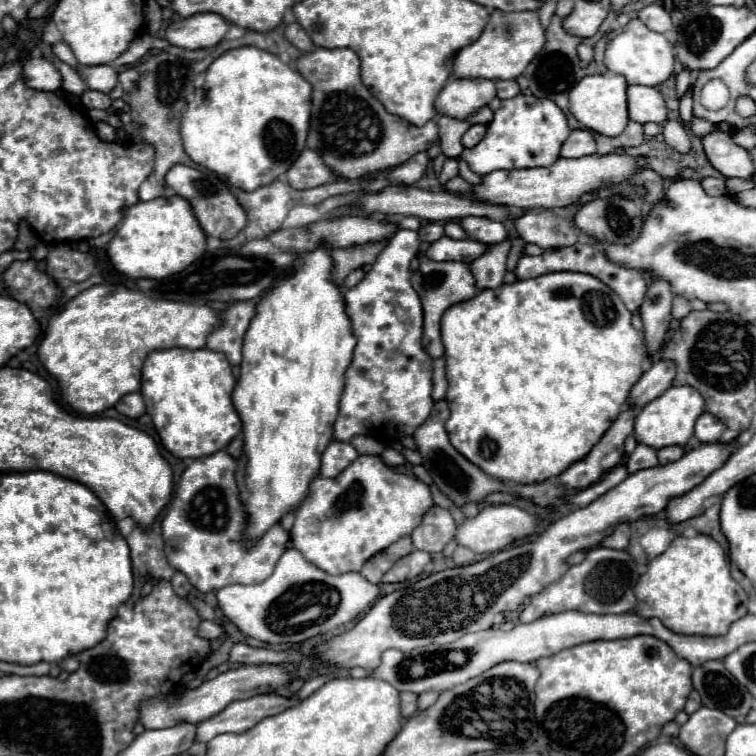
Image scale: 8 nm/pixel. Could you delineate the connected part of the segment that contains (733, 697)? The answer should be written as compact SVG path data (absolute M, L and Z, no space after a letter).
M720 660L696 666L692 670L692 684L704 706L722 710L732 718L744 716L752 710L752 694L726 670L726 666L722 666Z

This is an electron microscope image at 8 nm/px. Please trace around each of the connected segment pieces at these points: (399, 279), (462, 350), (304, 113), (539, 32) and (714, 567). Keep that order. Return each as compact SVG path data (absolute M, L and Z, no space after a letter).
M398 230L386 244L386 248L380 252L380 256L376 258L372 270L350 290L346 290L344 294L344 300L346 300L346 314L352 322L352 334L356 336L358 344L354 348L354 358L352 358L352 364L350 368L346 370L346 388L344 388L344 394L342 394L342 400L340 400L340 414L334 422L334 438L340 440L340 442L350 442L354 436L362 434L362 436L372 436L372 438L378 438L380 442L396 442L396 440L402 440L404 436L414 436L414 430L418 430L418 426L422 426L422 422L426 422L426 418L430 416L430 410L434 408L434 402L430 398L432 394L432 358L426 354L426 350L422 348L422 304L418 302L418 294L414 294L414 288L410 284L410 260L418 254L420 250L420 238L418 238L418 232L414 230Z
M550 272L532 280L516 280L514 284L504 284L496 290L480 290L474 298L466 302L458 302L444 312L442 318L442 342L446 346L446 402L450 406L450 418L446 420L446 432L450 436L452 446L464 454L470 462L482 468L486 474L514 484L534 484L560 476L572 462L584 458L592 446L604 436L604 432L612 426L614 418L622 412L628 402L628 394L632 386L642 376L642 362L646 358L646 342L644 334L634 330L632 312L626 310L624 302L610 290L604 282L590 274L578 272Z
M244 46L218 56L182 116L186 154L200 166L252 192L272 184L306 148L312 86L278 56Z
M494 10L482 36L462 48L452 64L454 78L486 78L486 80L516 80L544 46L544 28L536 12L500 12Z
M706 534L674 538L664 554L648 562L648 570L640 576L634 594L638 598L640 616L658 618L676 634L722 636L732 622L748 614L748 594L730 576L722 546Z

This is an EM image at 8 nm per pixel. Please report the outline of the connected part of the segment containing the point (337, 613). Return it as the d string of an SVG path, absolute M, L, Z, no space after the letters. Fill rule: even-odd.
M290 548L280 556L276 568L268 580L264 580L260 584L250 584L250 586L230 584L216 592L216 598L218 598L218 604L224 612L224 616L230 618L246 636L252 636L252 638L268 642L268 644L298 644L308 638L332 634L336 628L354 620L360 612L368 610L378 600L378 596L380 596L378 586L368 582L366 578L362 578L358 572L346 572L346 574L336 574L336 576L326 574L324 570L318 570L318 566L306 562L306 558L302 558L302 554L296 548ZM316 604L322 606L322 614L314 620L306 620L304 612Z

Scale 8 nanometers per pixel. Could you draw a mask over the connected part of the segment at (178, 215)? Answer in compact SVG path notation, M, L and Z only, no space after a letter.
M180 196L138 202L124 210L116 236L108 244L114 268L128 278L166 278L186 270L206 252L206 234L192 214L190 204Z

